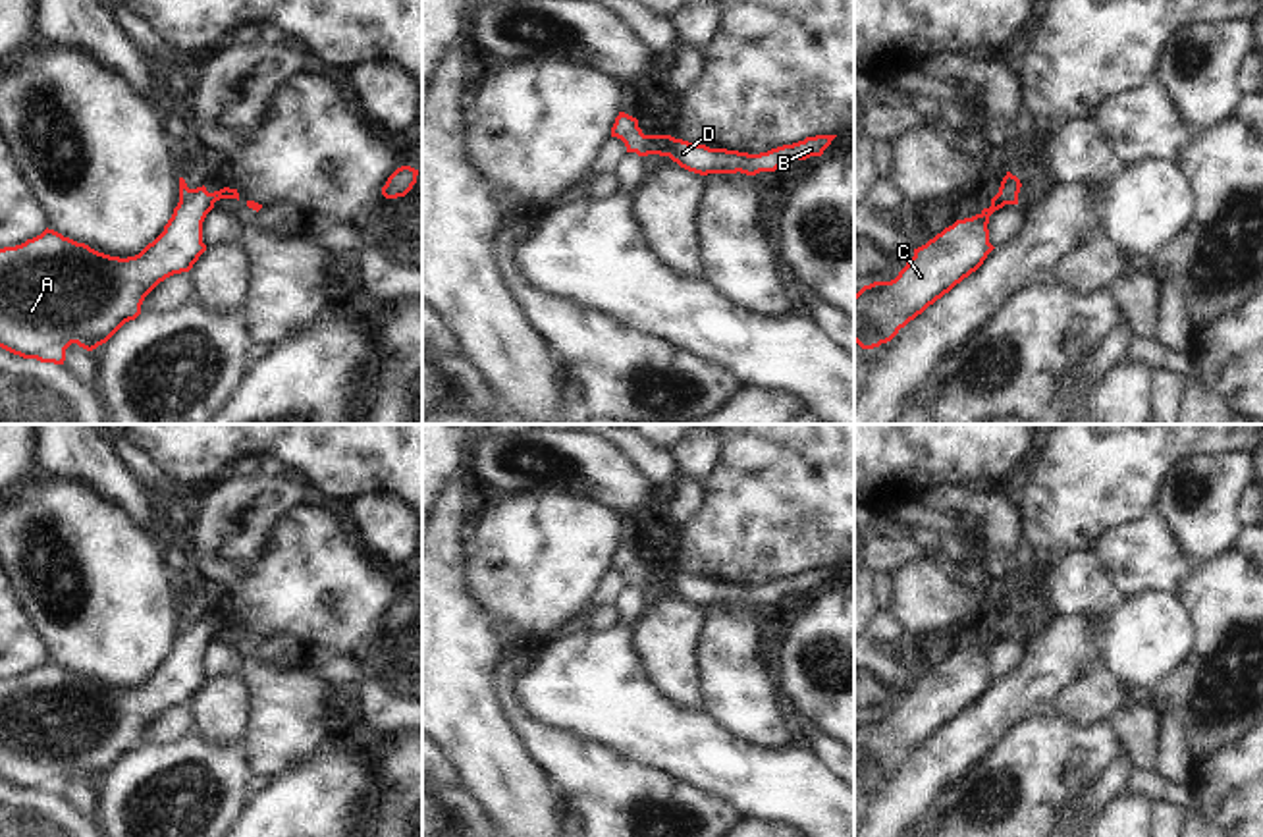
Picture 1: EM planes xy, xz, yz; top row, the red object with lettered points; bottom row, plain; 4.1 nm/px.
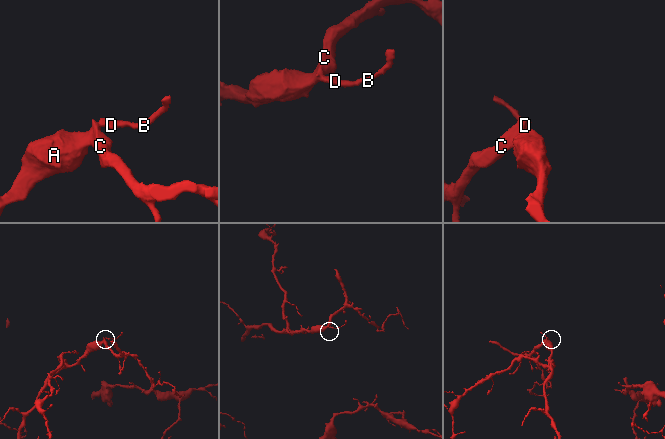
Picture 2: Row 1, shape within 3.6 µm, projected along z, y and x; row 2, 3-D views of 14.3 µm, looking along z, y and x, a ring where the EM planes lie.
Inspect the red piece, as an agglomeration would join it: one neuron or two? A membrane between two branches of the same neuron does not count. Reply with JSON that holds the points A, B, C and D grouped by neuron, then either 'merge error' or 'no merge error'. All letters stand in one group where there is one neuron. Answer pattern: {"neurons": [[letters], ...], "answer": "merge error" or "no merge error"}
{"neurons": [["A", "B", "C", "D"]], "answer": "no merge error"}

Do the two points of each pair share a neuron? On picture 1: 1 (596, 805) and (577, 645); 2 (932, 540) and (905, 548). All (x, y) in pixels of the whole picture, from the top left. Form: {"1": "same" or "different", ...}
{"1": "different", "2": "different"}

